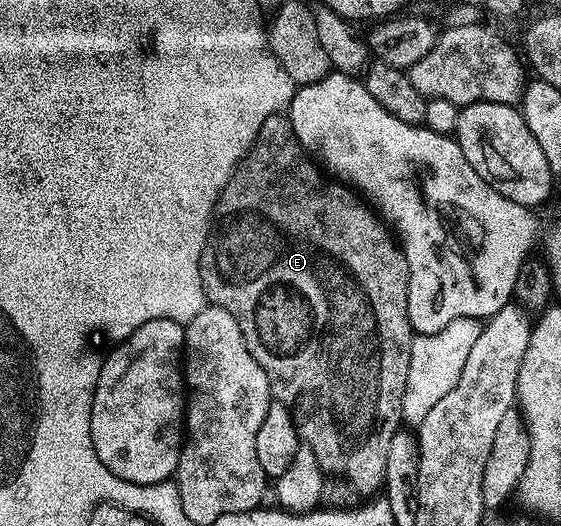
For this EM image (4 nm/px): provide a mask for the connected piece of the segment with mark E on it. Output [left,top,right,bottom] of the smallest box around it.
[201,113,415,497]

